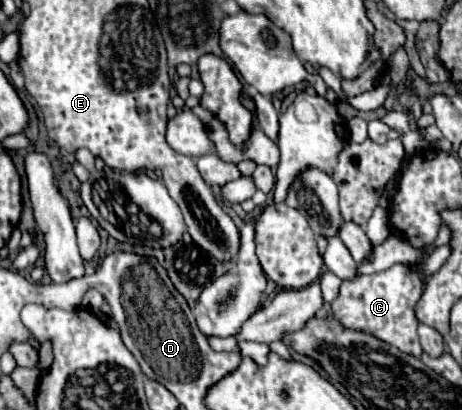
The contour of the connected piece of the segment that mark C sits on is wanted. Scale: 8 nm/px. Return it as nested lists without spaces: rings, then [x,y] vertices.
[[[394,264],[384,272],[358,276],[354,280],[344,280],[338,298],[330,304],[332,308],[330,318],[342,322],[342,326],[346,326],[348,330],[372,334],[382,342],[390,342],[404,354],[420,358],[422,348],[416,334],[418,320],[414,316],[414,304],[418,302],[422,288],[424,286],[418,278],[418,272],[412,272],[404,264]]]

